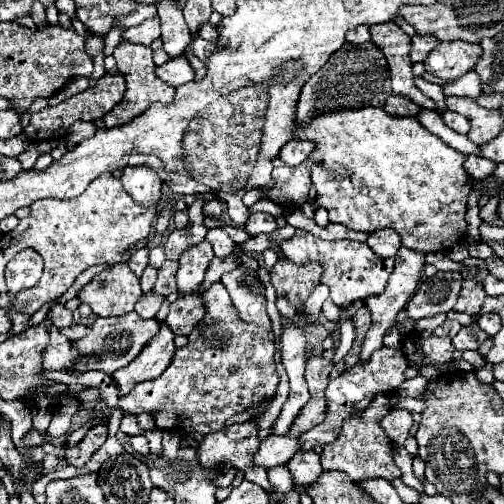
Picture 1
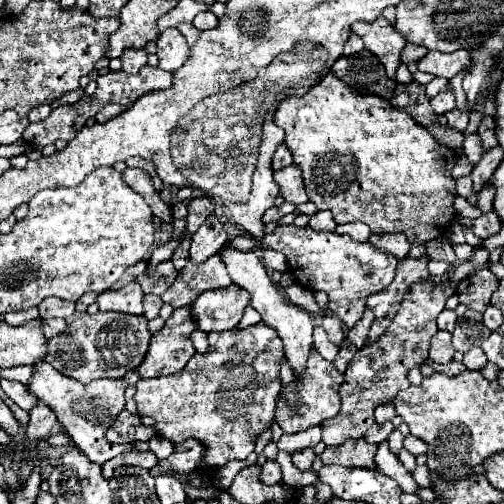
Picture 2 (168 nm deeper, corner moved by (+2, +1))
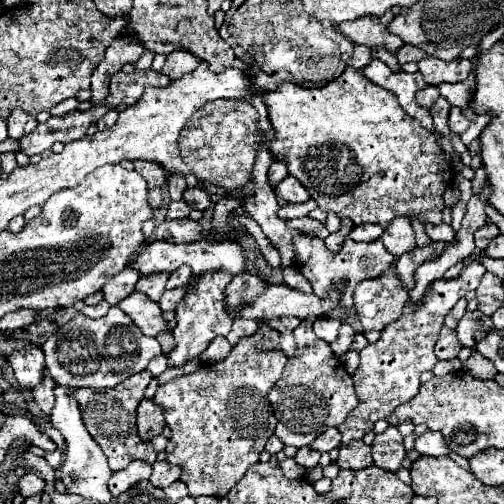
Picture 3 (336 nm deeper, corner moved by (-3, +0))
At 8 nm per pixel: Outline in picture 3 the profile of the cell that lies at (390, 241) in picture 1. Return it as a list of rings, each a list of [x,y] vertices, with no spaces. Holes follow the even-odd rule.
[[[396,216],[392,220],[392,224],[388,226],[388,230],[384,230],[380,240],[396,258],[414,250],[414,246],[416,246],[414,230],[410,226],[410,220],[404,216]]]

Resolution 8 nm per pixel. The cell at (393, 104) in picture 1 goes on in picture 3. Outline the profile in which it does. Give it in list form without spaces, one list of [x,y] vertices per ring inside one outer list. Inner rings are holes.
[[[426,86],[426,88],[422,88],[422,90],[416,92],[416,102],[422,108],[430,108],[438,100],[438,96],[440,94],[438,94],[438,88],[436,86]]]

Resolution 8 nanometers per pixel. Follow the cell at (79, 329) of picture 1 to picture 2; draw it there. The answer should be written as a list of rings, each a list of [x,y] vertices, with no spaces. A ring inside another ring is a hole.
[[[47,319],[47,321],[43,321],[43,335],[47,339],[57,337],[59,333],[63,333],[65,327],[67,327],[67,321],[65,319]]]

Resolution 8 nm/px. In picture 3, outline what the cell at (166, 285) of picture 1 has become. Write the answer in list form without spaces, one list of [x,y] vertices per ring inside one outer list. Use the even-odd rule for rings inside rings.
[[[154,272],[154,274],[148,274],[148,276],[142,276],[138,282],[136,282],[136,290],[144,292],[148,298],[152,298],[154,302],[158,302],[166,290],[166,280],[168,280],[168,274],[160,274],[160,272]]]

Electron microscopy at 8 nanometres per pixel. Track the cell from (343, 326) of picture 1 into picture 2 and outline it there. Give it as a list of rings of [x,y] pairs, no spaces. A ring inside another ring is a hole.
[[[277,225],[275,231],[267,233],[261,243],[251,235],[239,235],[227,245],[239,251],[255,251],[257,247],[281,251],[287,257],[295,283],[301,283],[311,291],[327,293],[331,315],[339,317],[347,327],[353,327],[359,321],[367,297],[371,293],[383,291],[393,281],[397,267],[397,259],[391,253],[369,243],[357,243],[347,235],[313,231],[311,227],[297,225]]]

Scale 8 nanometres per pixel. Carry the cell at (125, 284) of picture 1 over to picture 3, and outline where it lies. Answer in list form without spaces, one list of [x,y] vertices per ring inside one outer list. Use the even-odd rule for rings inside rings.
[[[138,290],[132,292],[130,296],[126,296],[124,300],[120,300],[118,308],[122,312],[126,312],[136,322],[136,326],[148,336],[156,336],[166,328],[160,306],[156,302],[152,302],[146,294],[140,294]]]

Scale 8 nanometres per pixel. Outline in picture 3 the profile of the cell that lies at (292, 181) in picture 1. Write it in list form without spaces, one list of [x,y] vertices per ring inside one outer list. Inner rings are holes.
[[[286,176],[278,186],[276,186],[276,194],[278,198],[284,198],[288,202],[304,202],[310,198],[310,194],[306,192],[306,188],[298,182],[298,178],[294,176]]]

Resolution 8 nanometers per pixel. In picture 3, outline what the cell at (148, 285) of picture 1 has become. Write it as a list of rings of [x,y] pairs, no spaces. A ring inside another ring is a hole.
[[[188,188],[188,190],[184,192],[184,200],[186,200],[188,206],[194,208],[194,210],[206,210],[206,208],[212,206],[210,196],[208,196],[204,190],[200,190],[200,188]]]

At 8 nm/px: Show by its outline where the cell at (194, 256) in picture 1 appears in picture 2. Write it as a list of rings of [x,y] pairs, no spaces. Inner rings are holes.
[[[213,213],[201,227],[199,231],[191,237],[191,249],[189,249],[189,259],[195,263],[207,261],[211,255],[219,253],[219,249],[229,241],[221,219]]]

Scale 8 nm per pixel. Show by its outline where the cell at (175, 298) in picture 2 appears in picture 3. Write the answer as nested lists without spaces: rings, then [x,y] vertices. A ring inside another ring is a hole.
[[[192,276],[192,278],[188,280],[188,284],[184,284],[184,286],[180,286],[180,288],[174,288],[174,290],[166,290],[164,296],[162,296],[162,300],[158,302],[160,308],[162,308],[162,310],[174,310],[174,308],[178,306],[178,302],[186,296],[188,288],[192,288],[192,284],[198,282],[196,278],[198,278],[198,276]]]

